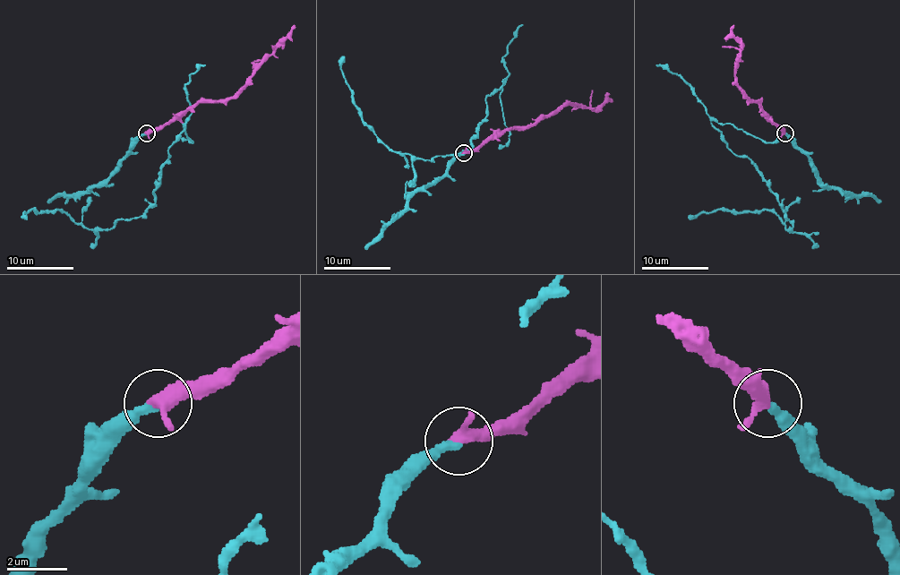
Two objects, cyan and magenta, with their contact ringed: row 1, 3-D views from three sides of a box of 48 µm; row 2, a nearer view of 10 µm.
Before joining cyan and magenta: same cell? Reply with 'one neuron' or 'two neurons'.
one neuron

